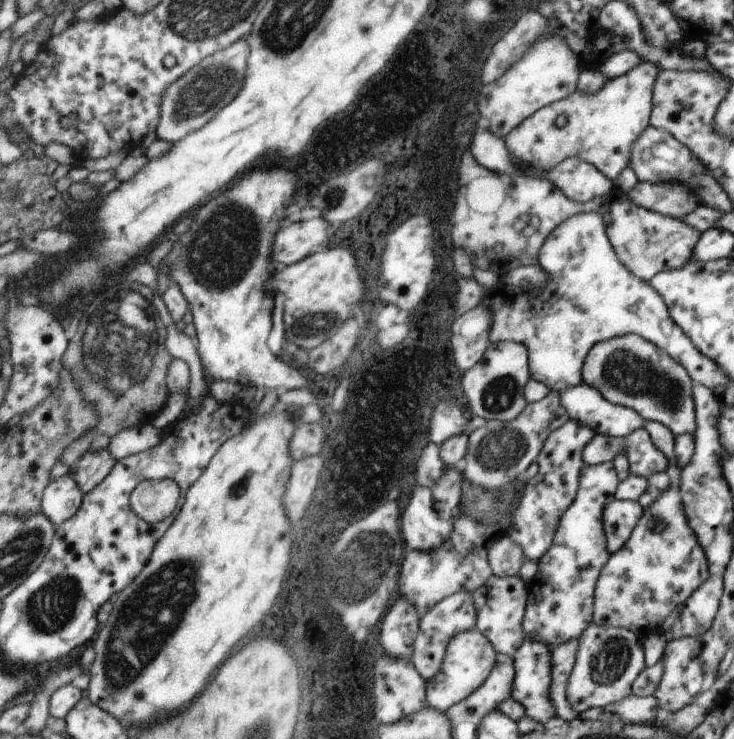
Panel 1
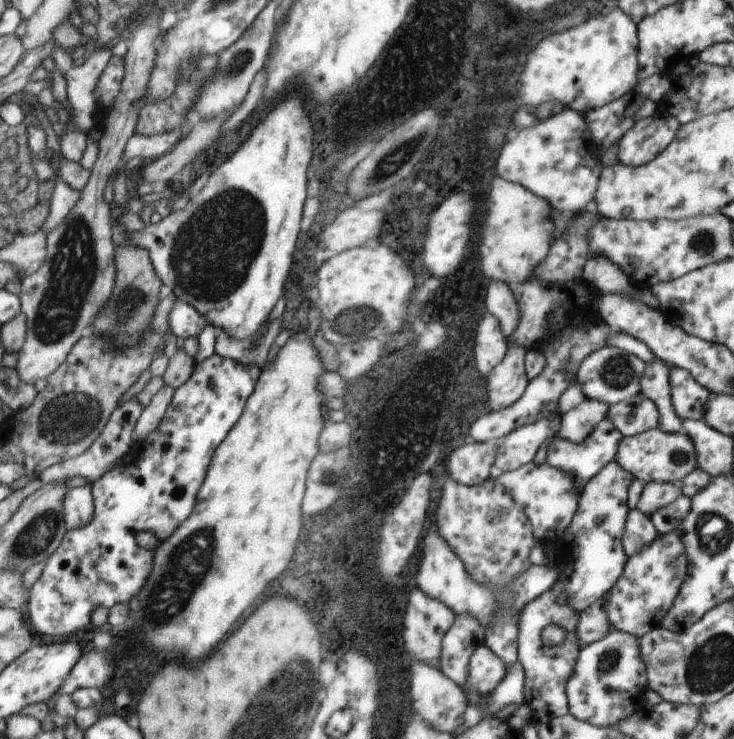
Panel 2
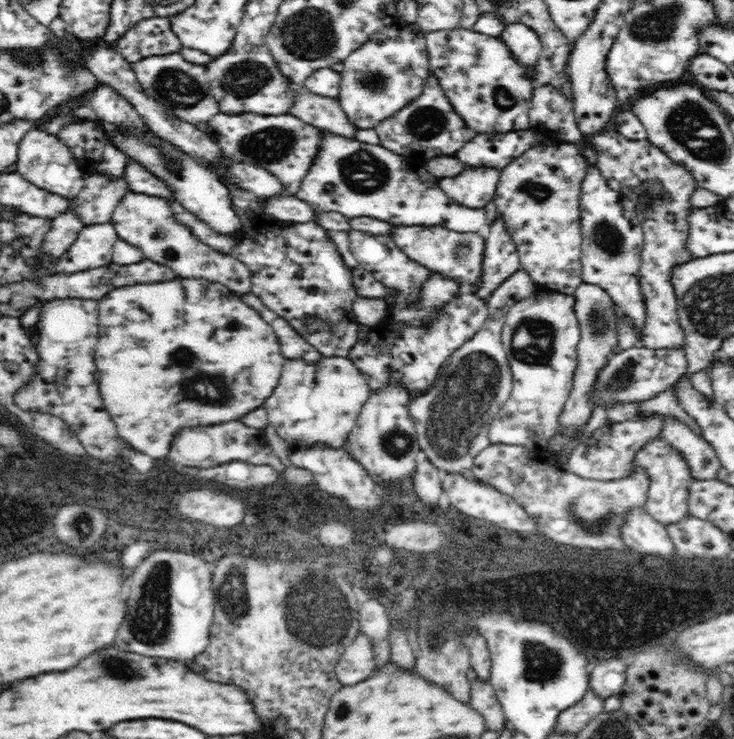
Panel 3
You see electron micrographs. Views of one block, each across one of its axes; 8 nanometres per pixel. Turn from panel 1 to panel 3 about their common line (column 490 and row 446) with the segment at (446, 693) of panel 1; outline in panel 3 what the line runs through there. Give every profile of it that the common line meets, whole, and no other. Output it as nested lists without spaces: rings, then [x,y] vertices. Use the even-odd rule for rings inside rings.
[[[658,436],[652,442],[648,442],[640,452],[636,452],[634,466],[644,468],[646,474],[650,476],[650,488],[648,488],[648,498],[644,506],[650,516],[654,516],[666,528],[668,524],[678,524],[690,516],[688,488],[692,482],[692,470],[688,468],[688,460],[684,460],[680,450],[674,450],[672,446],[668,446],[668,442],[664,442],[662,436]]]

